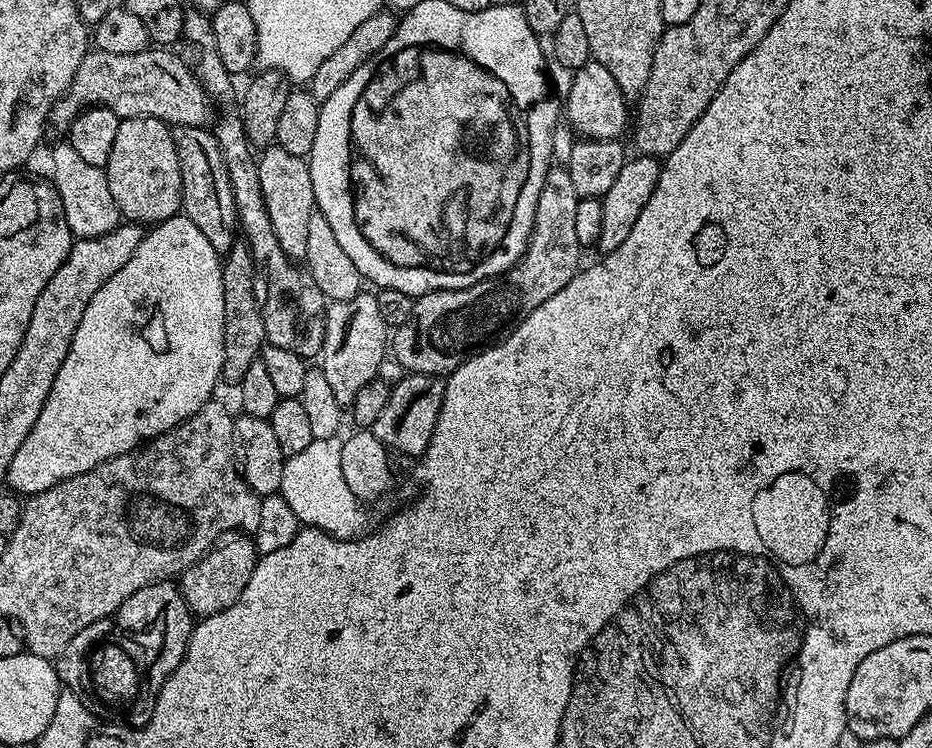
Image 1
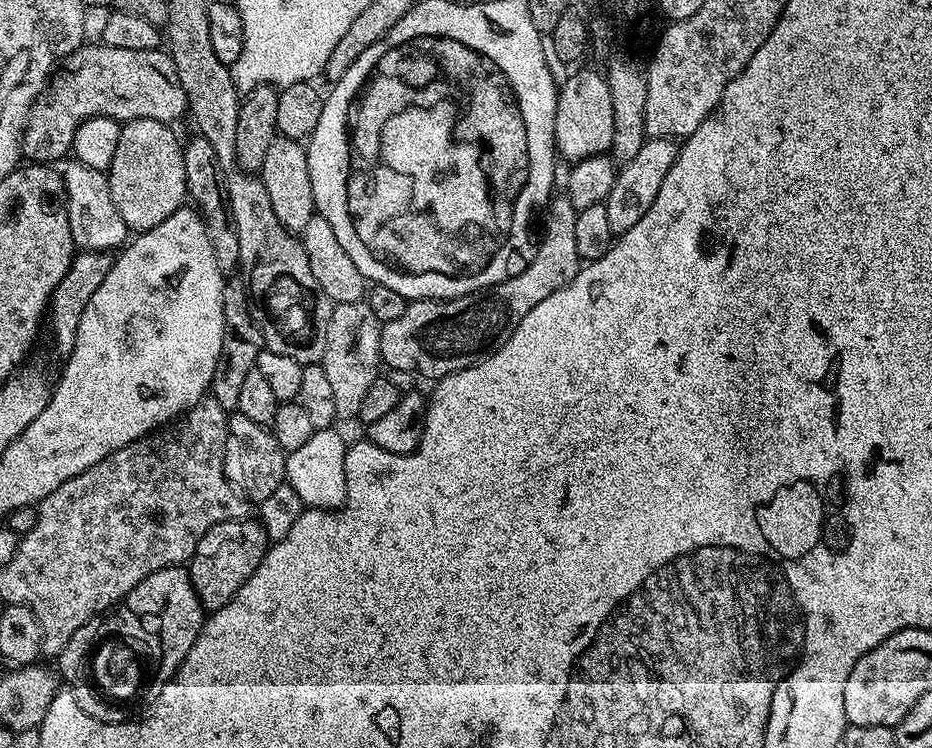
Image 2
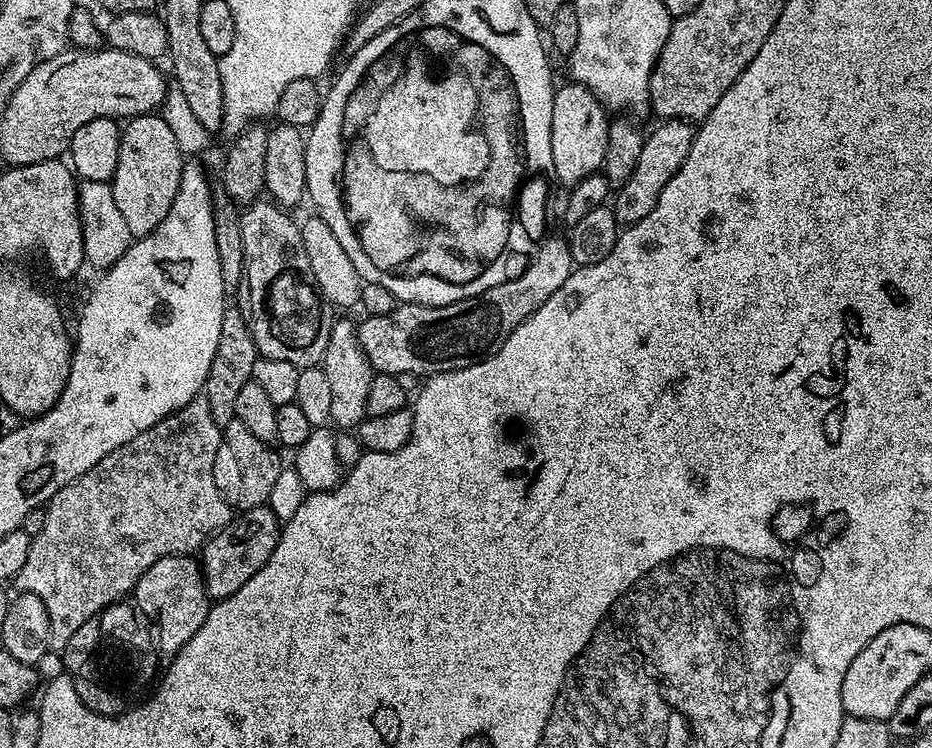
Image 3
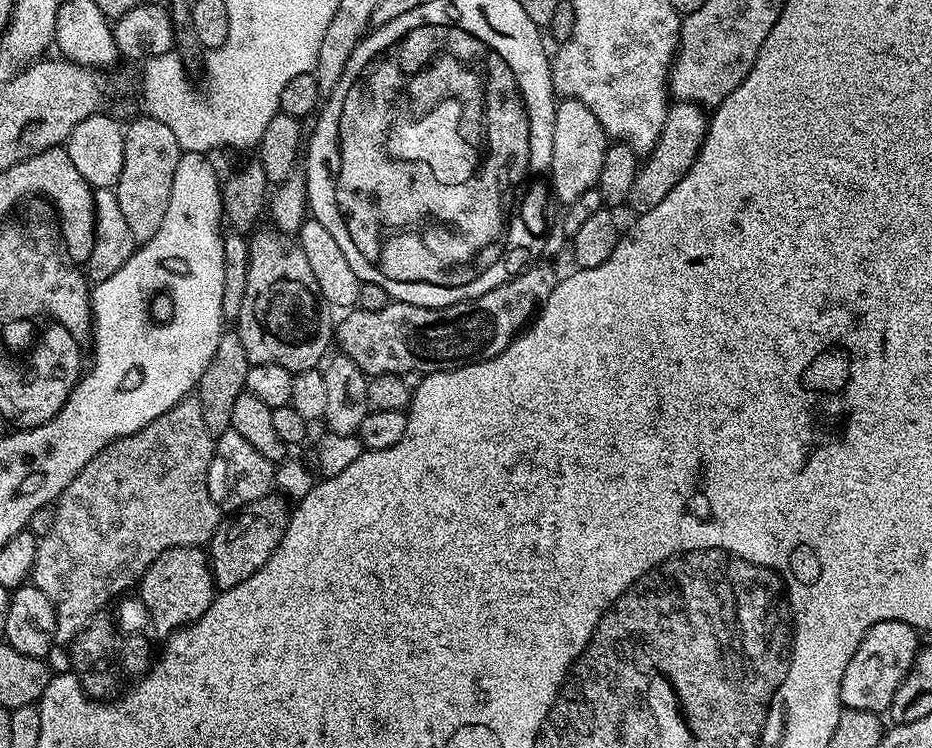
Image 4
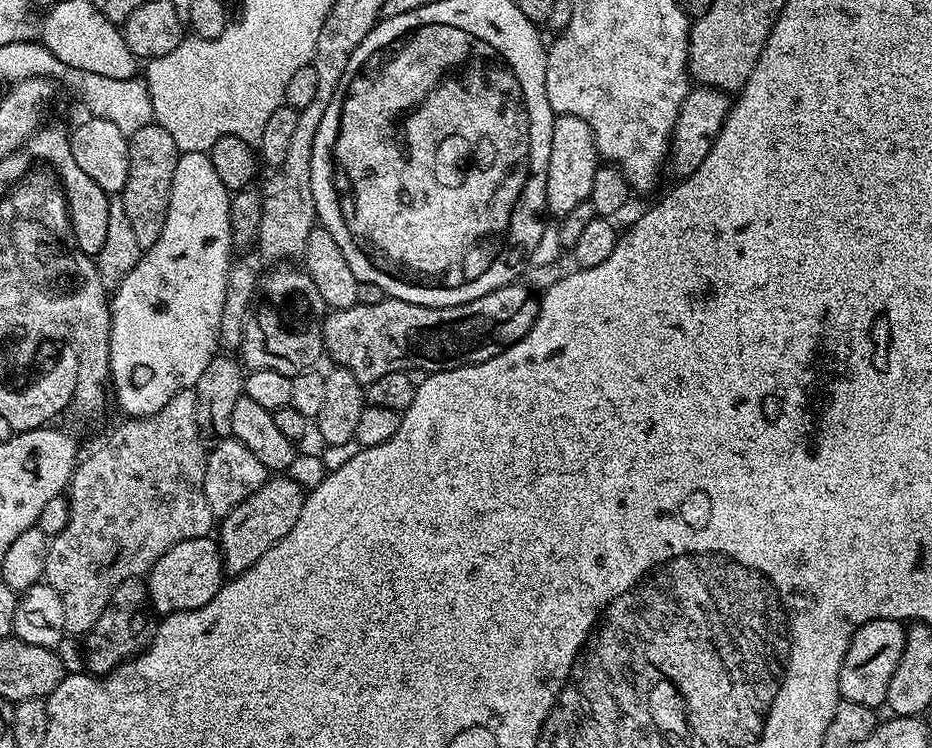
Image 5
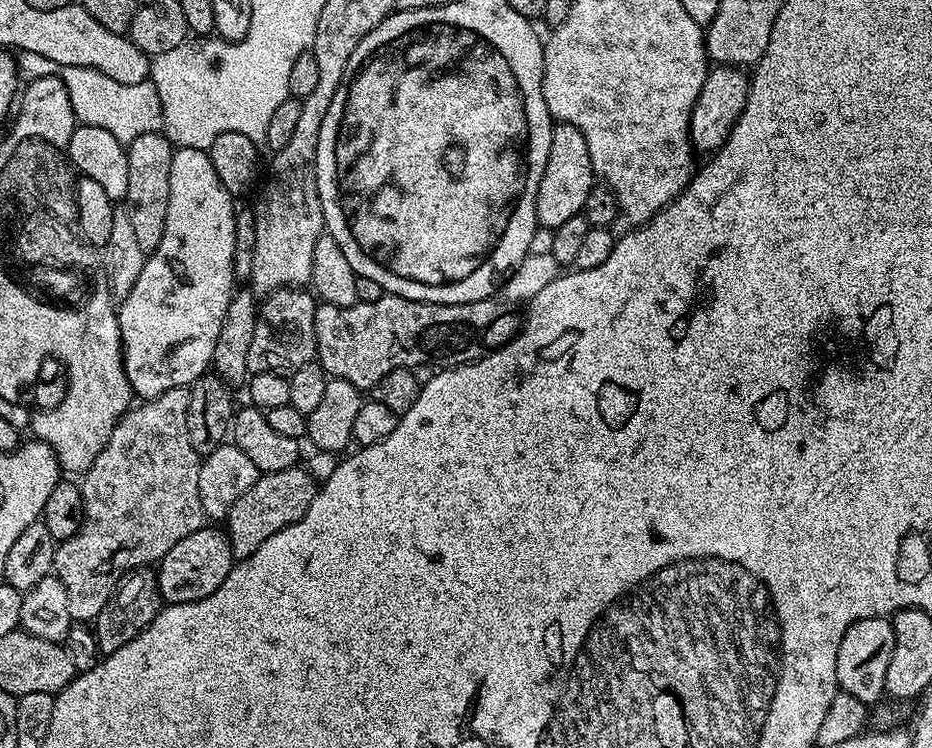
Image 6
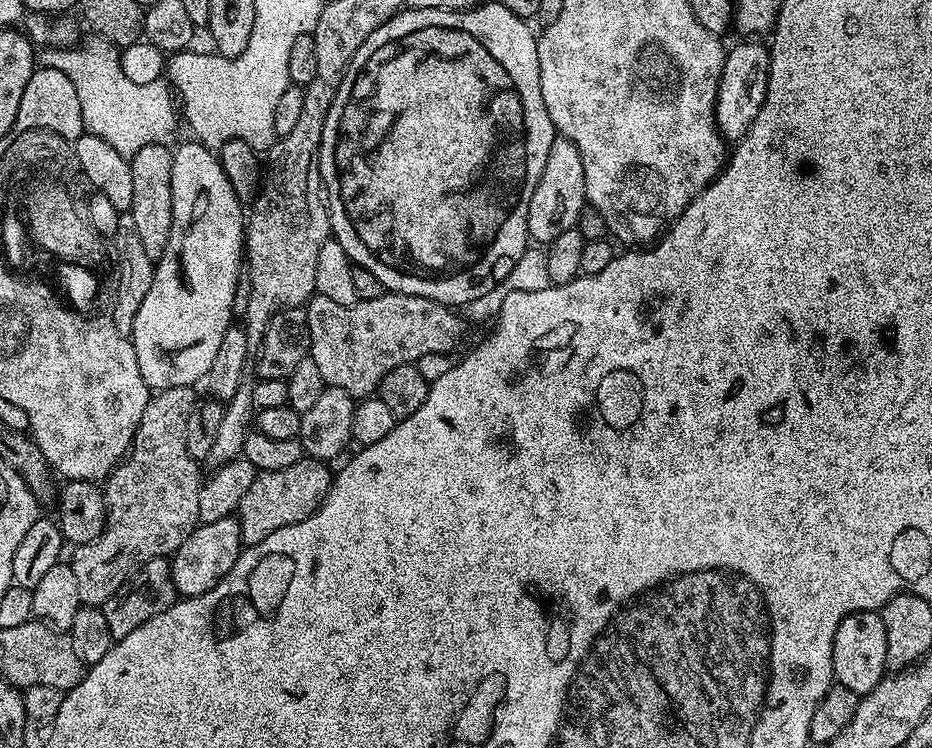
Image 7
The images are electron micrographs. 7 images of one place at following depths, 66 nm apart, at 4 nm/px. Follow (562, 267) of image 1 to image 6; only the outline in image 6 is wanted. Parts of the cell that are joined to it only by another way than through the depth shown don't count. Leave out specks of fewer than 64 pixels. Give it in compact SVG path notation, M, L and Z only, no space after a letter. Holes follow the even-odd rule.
M385 294L382 298L378 298L378 302L366 302L365 304L357 303L354 306L334 306L333 304L326 304L323 302L317 303L316 313L314 314L314 334L316 335L316 360L321 368L328 373L329 377L334 380L345 380L350 382L361 390L371 390L382 378L386 378L386 374L390 374L390 370L395 368L419 368L421 366L431 365L431 360L444 360L448 362L455 361L457 358L461 364L469 364L475 360L480 360L483 356L487 356L489 352L500 348L508 341L516 337L516 333L520 331L522 323L521 317L516 316L515 307L509 306L503 299L489 298L486 300L479 300L478 302L470 302L469 304L431 304L430 302L422 302L421 300L411 300L410 298L402 298L401 296L394 296Z

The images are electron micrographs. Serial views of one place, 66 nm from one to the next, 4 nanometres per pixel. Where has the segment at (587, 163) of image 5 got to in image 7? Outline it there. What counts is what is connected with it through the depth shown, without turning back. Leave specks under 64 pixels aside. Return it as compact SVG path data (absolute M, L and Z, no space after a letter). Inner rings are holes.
M557 135L550 146L550 154L546 154L546 166L540 175L538 186L534 186L534 194L530 194L526 226L528 235L537 245L546 246L554 242L566 230L577 227L582 210L586 207L586 174L582 170L582 154L578 154L578 146L565 136Z

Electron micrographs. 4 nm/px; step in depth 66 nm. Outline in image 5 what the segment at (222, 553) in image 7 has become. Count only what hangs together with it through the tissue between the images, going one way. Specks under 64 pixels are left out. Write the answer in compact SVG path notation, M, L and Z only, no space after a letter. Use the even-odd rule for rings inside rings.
M211 535L202 538L190 538L186 542L178 542L154 562L154 566L146 573L146 587L151 607L156 607L160 614L169 612L185 612L206 606L218 594L220 585L225 583L226 573L224 571L224 559L220 556L219 543Z

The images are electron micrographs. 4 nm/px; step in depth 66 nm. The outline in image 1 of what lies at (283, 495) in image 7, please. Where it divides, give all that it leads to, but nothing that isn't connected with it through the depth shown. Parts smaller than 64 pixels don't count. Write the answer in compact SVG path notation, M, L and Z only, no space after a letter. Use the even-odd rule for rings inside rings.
M238 531L222 534L198 563L180 573L178 577L179 590L186 598L193 617L213 616L234 606L242 590L246 590L250 574L254 574L257 559L256 542L251 535Z

